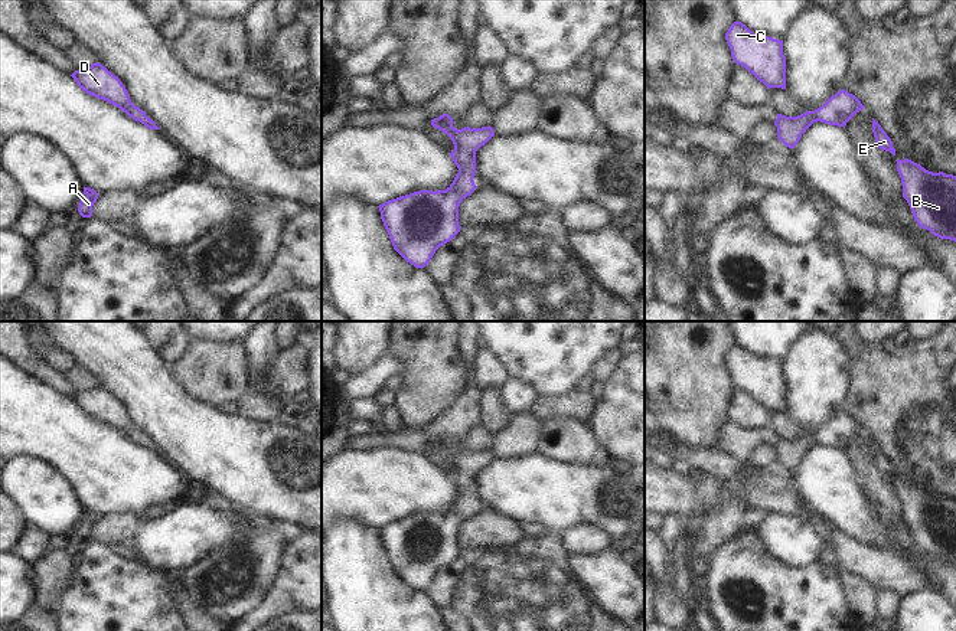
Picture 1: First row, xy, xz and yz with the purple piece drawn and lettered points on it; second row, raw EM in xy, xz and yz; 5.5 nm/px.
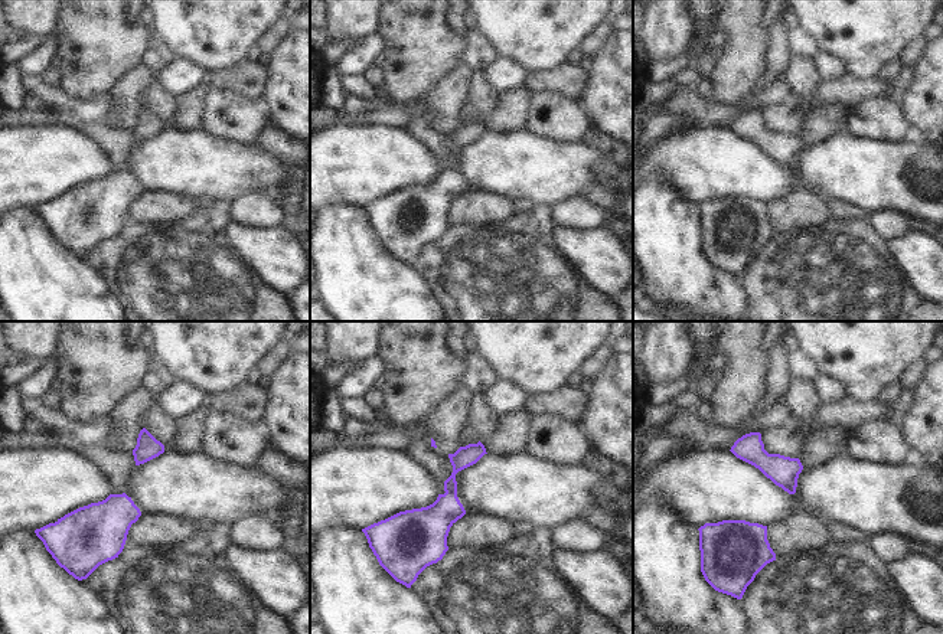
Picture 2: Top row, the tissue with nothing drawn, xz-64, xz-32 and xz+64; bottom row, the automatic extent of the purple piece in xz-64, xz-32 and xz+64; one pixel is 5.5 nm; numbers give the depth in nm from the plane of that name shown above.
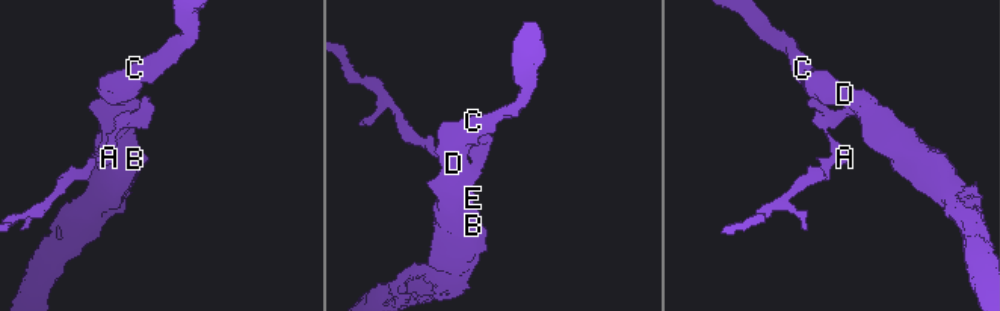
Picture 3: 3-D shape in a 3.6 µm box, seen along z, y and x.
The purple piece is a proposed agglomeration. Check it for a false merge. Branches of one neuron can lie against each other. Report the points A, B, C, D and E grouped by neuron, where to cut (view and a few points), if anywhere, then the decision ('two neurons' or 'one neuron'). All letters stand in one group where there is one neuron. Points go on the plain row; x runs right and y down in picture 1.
A B C D E; no cut; one neuron

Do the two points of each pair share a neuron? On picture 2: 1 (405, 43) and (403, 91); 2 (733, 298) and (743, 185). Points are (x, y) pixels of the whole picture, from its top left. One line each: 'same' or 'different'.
1: same
2: different

